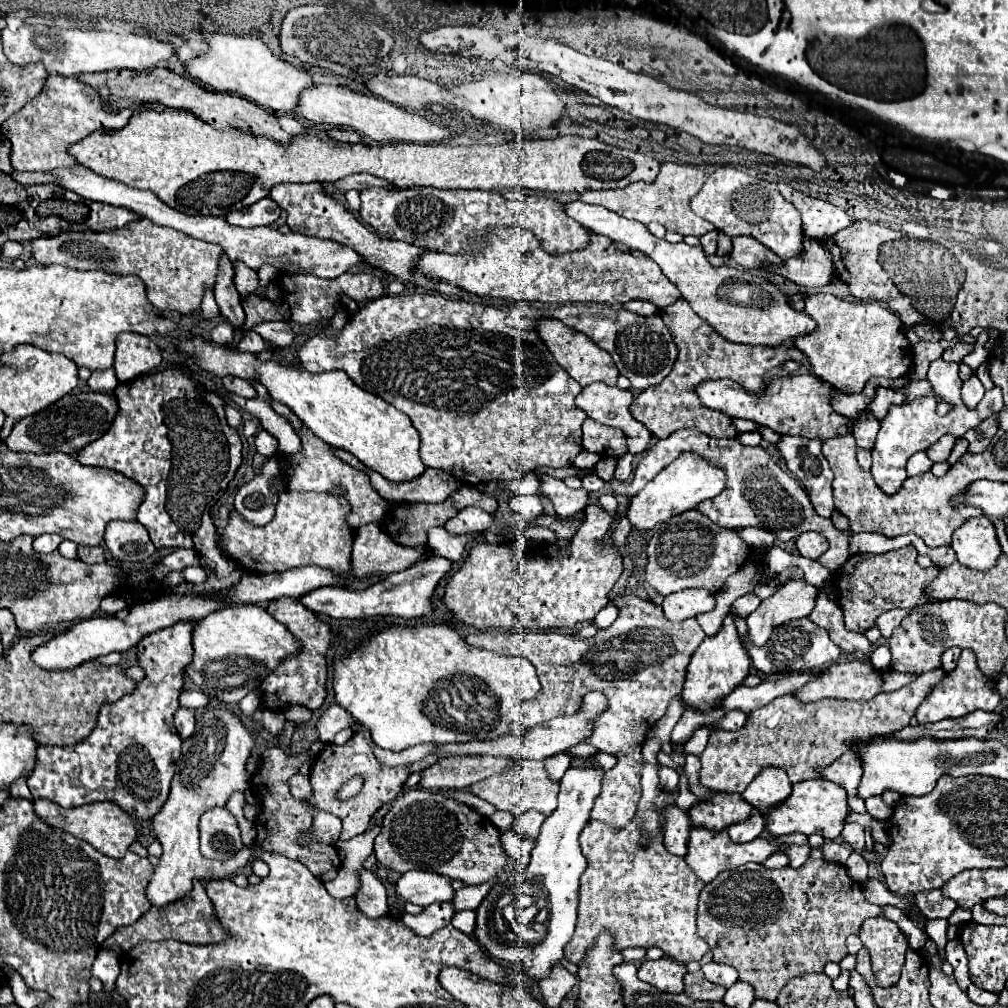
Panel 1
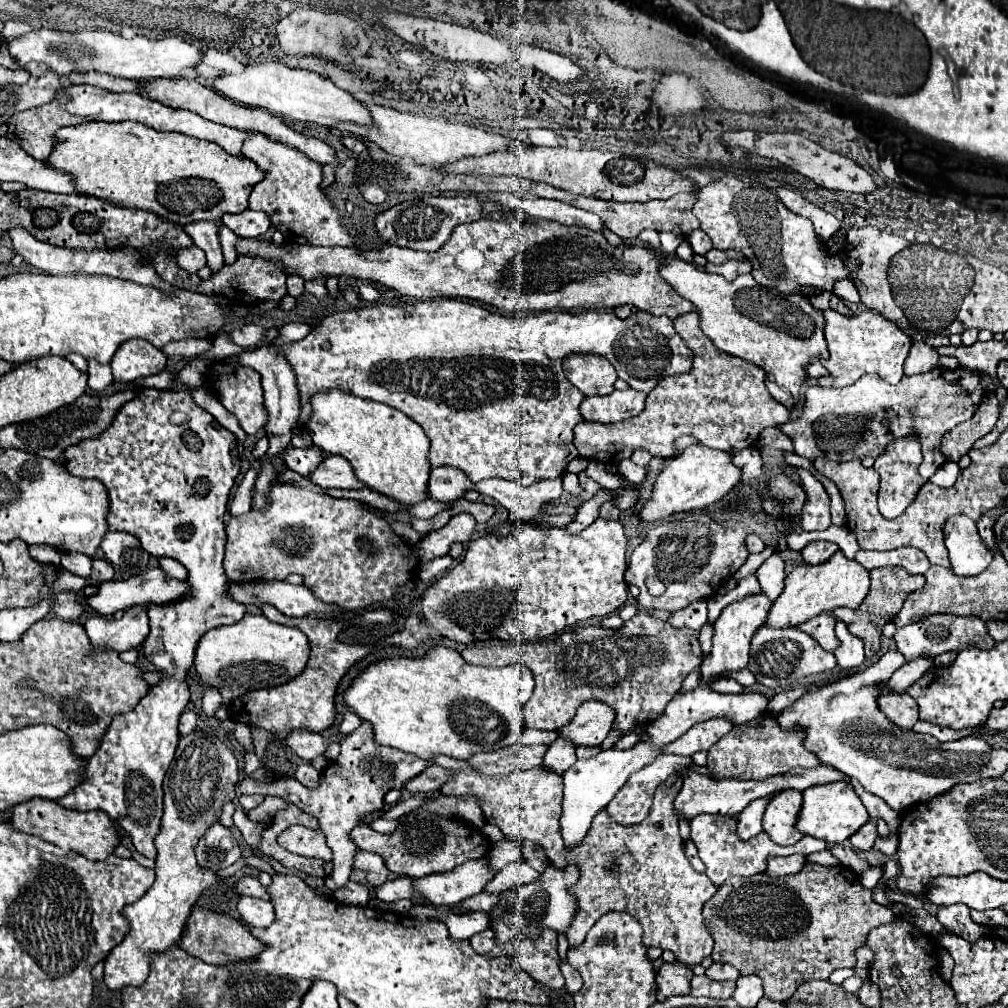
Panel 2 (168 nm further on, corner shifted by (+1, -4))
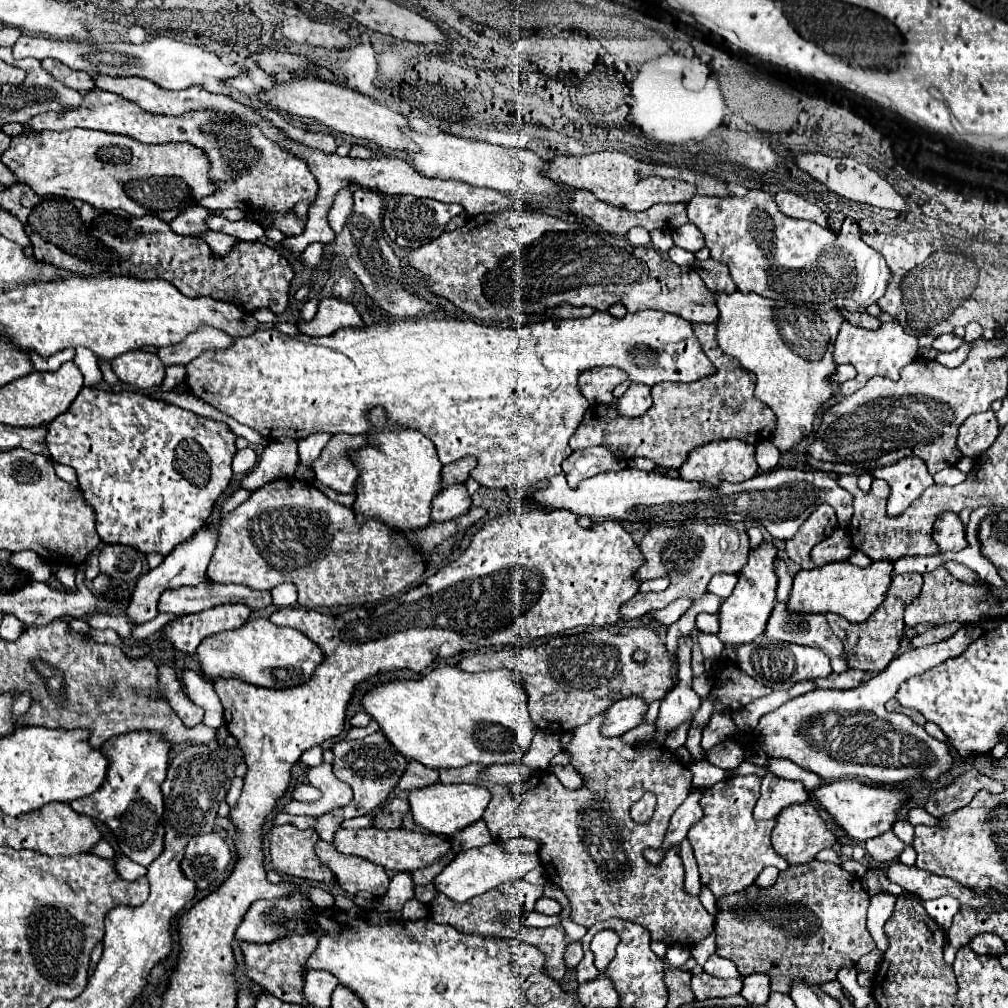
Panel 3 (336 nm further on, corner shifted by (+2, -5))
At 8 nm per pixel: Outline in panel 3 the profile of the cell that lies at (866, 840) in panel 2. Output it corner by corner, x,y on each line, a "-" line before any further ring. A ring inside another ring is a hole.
887,831
879,837
873,837
873,839
867,839
863,841
863,847
865,851
869,853
869,857
877,863
889,863
889,861
895,861
899,857
899,853
903,851
905,843
899,841
893,831

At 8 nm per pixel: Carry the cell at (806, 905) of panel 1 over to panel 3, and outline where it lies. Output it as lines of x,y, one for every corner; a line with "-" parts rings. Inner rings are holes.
821,861
791,865
779,873
771,887
749,885
743,891
717,899
715,953
731,959
743,977
751,973
769,975
771,991
777,993
789,995
795,981
803,981
805,985
821,985
833,981
839,969
855,967
865,953
875,949
873,937
865,927
867,905
869,895
863,889
861,877
843,871
839,865

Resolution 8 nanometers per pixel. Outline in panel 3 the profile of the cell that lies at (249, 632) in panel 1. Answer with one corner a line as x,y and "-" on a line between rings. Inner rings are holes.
253,619
239,629
207,637
197,647
201,671
209,679
239,679
259,687
287,689
305,683
315,667
323,661
321,649
303,633
289,627
277,627
269,619

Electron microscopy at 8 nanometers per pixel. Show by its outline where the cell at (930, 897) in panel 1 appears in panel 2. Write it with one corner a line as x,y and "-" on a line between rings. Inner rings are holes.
962,904
940,908
936,918
944,928
948,928
950,932
954,932
960,938
966,938
968,942
974,942
974,938
982,938
982,934
990,934
990,930
986,930
986,926
978,926
976,922
972,922
970,908
962,906

